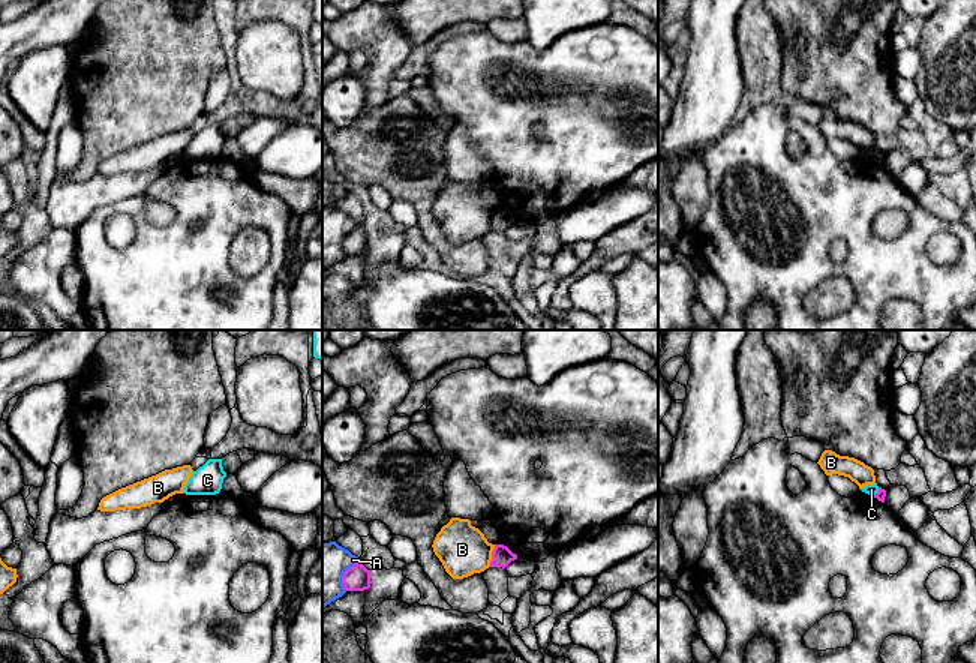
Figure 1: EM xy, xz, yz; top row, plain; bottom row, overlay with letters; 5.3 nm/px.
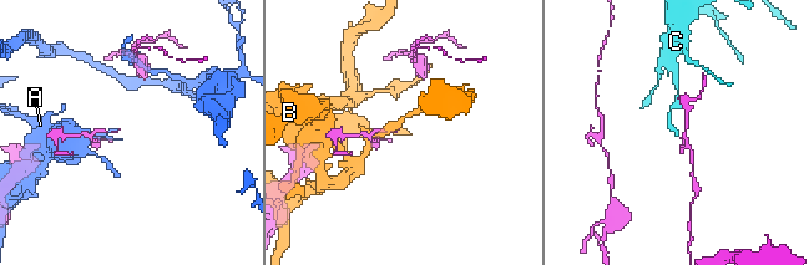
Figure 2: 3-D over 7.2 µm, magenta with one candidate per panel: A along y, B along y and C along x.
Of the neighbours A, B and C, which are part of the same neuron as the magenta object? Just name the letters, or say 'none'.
none

